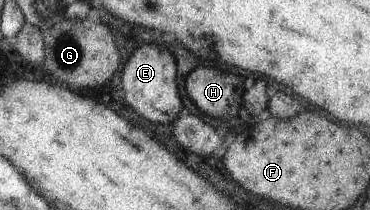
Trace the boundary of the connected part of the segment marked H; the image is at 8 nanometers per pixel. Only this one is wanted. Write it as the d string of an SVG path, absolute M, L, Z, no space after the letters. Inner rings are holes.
M199 64L192 69L184 77L185 93L187 97L196 105L199 111L211 115L211 117L219 117L219 119L231 119L237 113L245 115L245 111L255 117L259 115L261 109L265 109L267 103L267 95L265 95L265 83L261 79L257 79L251 87L244 89L241 87L241 77L233 75L233 73L225 73L221 69L213 69L213 67L205 67Z

